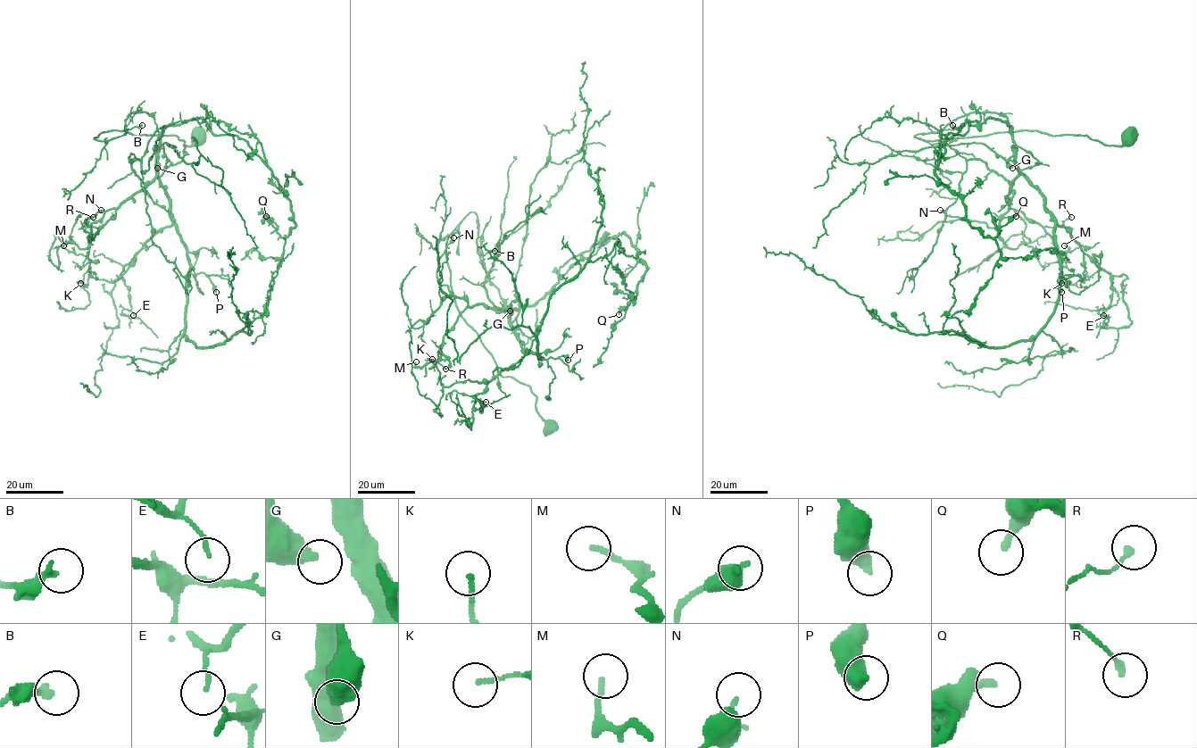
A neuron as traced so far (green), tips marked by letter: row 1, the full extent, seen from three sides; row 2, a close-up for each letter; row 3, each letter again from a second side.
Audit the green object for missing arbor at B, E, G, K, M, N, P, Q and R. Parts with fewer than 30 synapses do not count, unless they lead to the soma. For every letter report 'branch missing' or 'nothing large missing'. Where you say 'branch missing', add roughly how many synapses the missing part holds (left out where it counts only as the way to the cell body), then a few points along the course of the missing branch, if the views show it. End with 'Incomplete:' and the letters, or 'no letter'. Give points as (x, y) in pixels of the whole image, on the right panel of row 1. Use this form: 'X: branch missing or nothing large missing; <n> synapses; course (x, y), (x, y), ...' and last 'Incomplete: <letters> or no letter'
B: nothing large missing
E: nothing large missing
G: nothing large missing
K: nothing large missing
M: nothing large missing
N: nothing large missing
P: nothing large missing
Q: nothing large missing
R: nothing large missing
Incomplete: no letter

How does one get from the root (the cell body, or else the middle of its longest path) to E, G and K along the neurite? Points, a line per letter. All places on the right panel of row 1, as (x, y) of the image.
E: (1130, 135), (1118, 145), (1027, 130), (914, 136), (969, 112), (1003, 115), (1016, 167), (1109, 275), (1103, 315)
G: (1130, 135), (1118, 145), (1027, 130), (914, 136), (937, 133), (969, 112), (1001, 114), (1014, 144), (1012, 168)
K: (1130, 135), (914, 136), (1004, 116), (1016, 167), (1083, 251), (1088, 278), (1061, 283)

